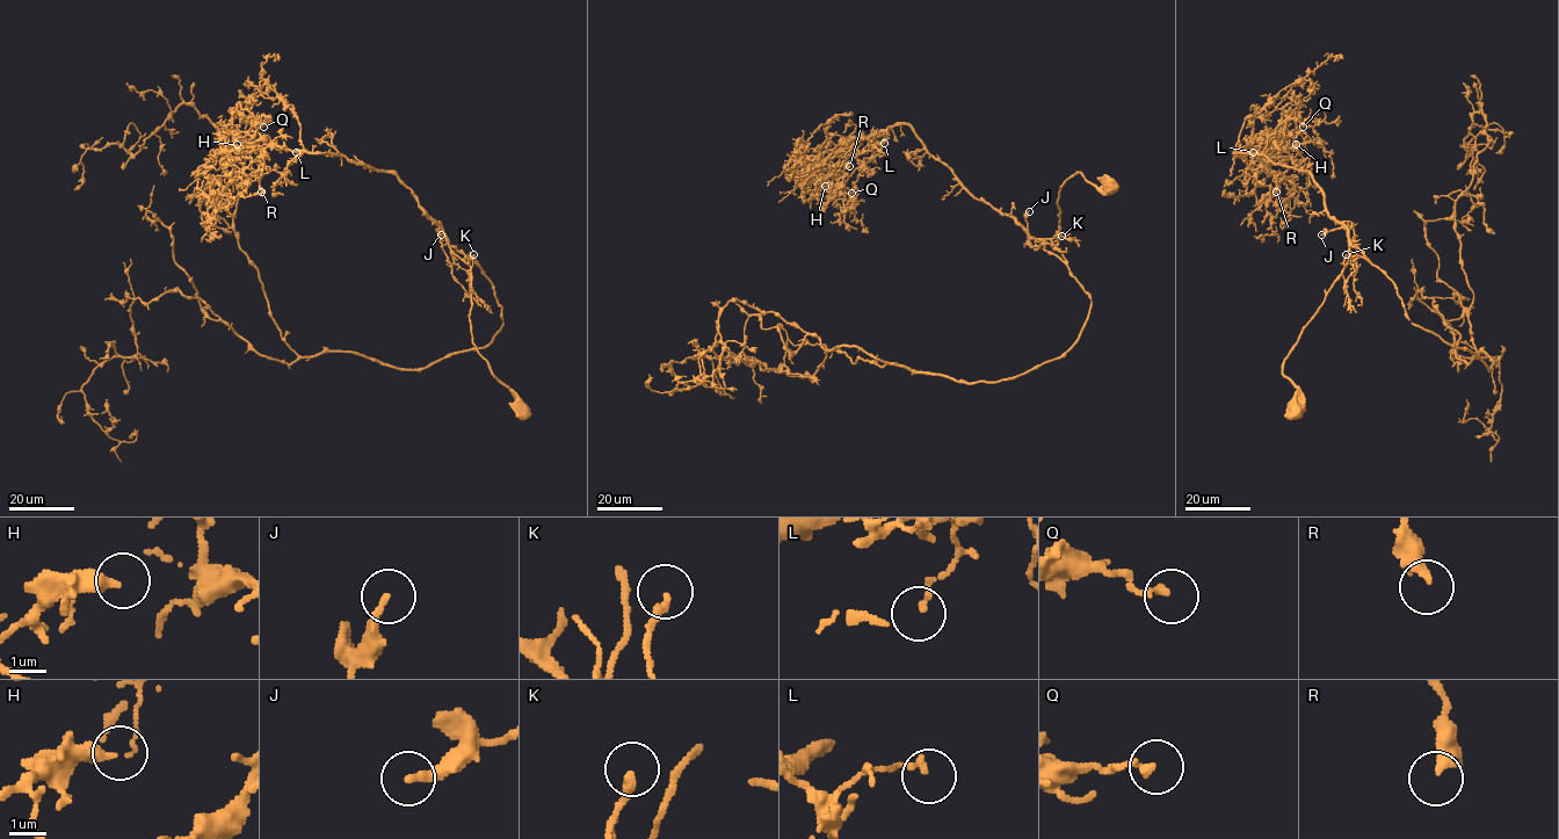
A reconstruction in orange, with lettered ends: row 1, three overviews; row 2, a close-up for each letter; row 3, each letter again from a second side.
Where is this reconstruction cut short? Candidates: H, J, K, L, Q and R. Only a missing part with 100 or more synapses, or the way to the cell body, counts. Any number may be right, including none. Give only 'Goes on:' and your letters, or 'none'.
Goes on: none

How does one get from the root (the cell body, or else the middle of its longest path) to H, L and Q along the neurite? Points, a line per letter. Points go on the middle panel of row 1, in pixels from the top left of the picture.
H: (1109, 186), (1073, 174), (1059, 233), (1031, 238), (893, 124), (851, 143), (813, 189), (825, 186)
L: (1109, 186), (1073, 174), (1060, 186), (1059, 233), (1031, 238), (976, 199), (909, 125), (893, 124), (884, 143)
Q: (1109, 186), (1073, 174), (1059, 233), (1031, 238), (893, 124), (846, 156), (836, 189), (851, 193)

